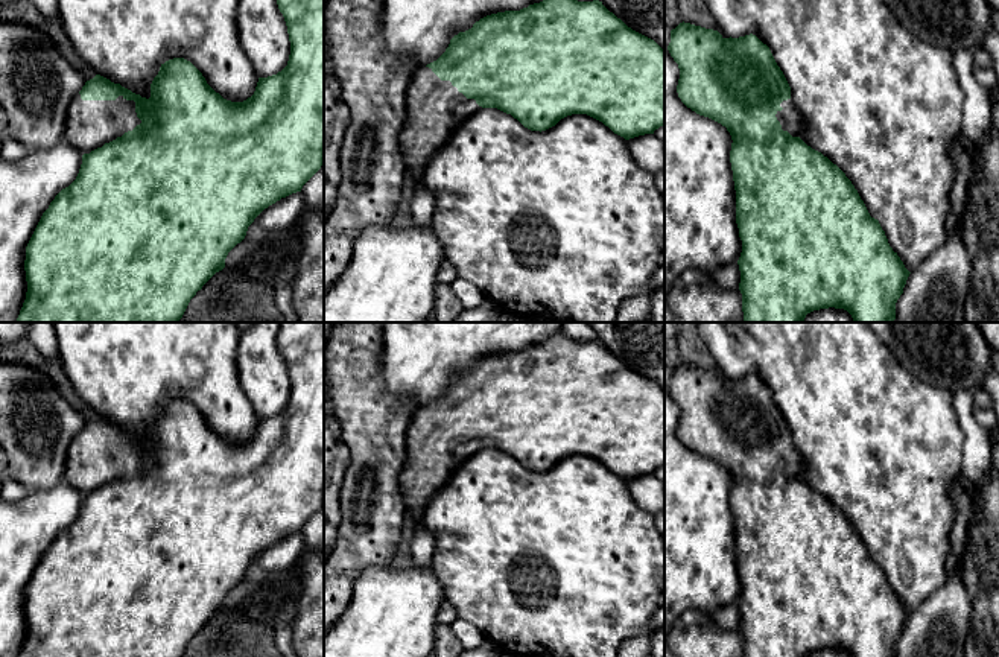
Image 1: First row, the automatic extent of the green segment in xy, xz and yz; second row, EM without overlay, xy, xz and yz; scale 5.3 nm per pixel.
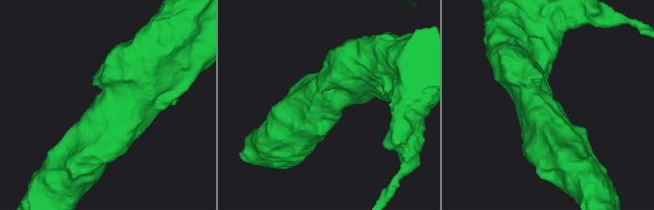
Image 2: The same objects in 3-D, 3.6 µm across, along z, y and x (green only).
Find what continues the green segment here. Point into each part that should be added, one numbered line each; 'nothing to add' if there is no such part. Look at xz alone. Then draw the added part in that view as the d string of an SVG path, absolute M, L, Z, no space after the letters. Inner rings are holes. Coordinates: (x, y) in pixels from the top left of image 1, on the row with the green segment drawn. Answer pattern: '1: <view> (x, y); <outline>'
1: xz (435, 108); M423 67L412 75L400 151L415 184L423 184L430 157L452 132L480 110L474 99L467 99L450 81L441 81L432 68Z

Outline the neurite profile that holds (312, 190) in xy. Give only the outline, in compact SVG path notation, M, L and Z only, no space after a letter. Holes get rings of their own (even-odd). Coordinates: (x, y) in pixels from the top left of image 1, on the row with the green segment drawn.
M324 160L321 169L303 186L301 193L307 210L324 207Z

